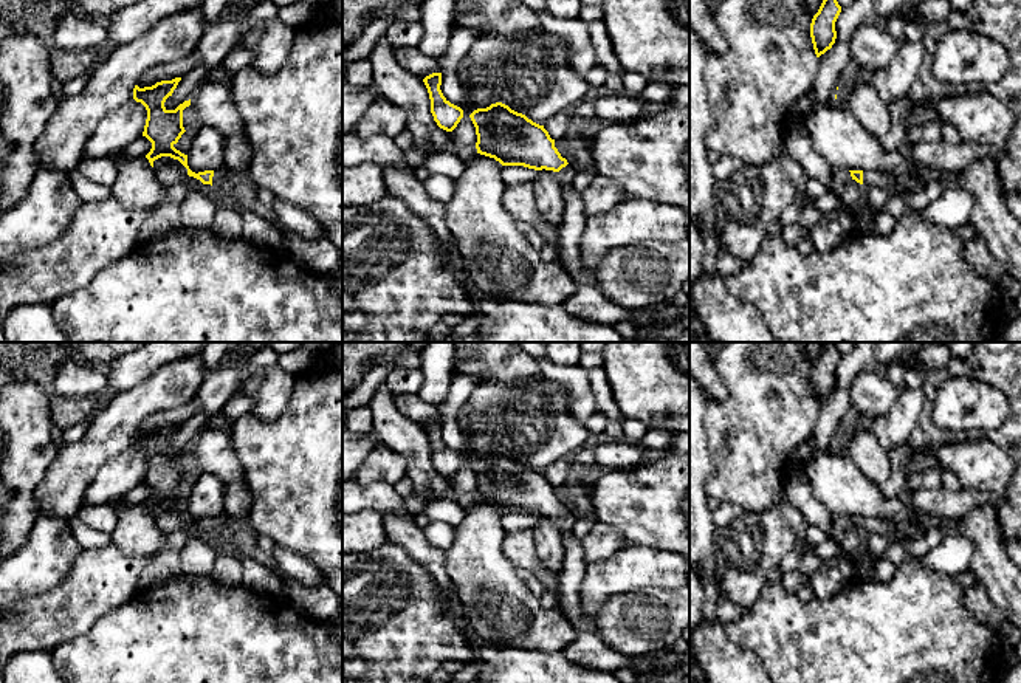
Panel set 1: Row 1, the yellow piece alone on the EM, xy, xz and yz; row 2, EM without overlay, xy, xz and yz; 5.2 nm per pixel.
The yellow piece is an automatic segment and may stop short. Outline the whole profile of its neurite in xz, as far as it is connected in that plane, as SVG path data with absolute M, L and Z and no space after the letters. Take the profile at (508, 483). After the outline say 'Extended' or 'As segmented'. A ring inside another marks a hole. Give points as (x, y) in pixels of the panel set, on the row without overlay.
M502 449L477 455L469 462L477 482L477 500L494 505L502 513L524 513L535 517L558 520L564 541L564 565L558 573L558 607L579 633L596 635L596 626L583 612L579 585L586 573L586 559L578 541L572 534L576 514L561 503L544 472L511 457Z. Extended

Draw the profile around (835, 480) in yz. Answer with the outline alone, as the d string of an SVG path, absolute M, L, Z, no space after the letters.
M838 446L816 451L807 462L804 479L813 496L834 514L849 517L875 517L891 522L892 541L916 539L926 530L916 520L897 496L885 497Z

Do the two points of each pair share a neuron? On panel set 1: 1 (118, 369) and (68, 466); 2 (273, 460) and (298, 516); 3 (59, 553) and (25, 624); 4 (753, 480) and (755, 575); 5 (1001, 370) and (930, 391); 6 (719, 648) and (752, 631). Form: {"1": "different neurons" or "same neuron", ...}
{"1": "different neurons", "2": "same neuron", "3": "different neurons", "4": "different neurons", "5": "same neuron", "6": "different neurons"}

